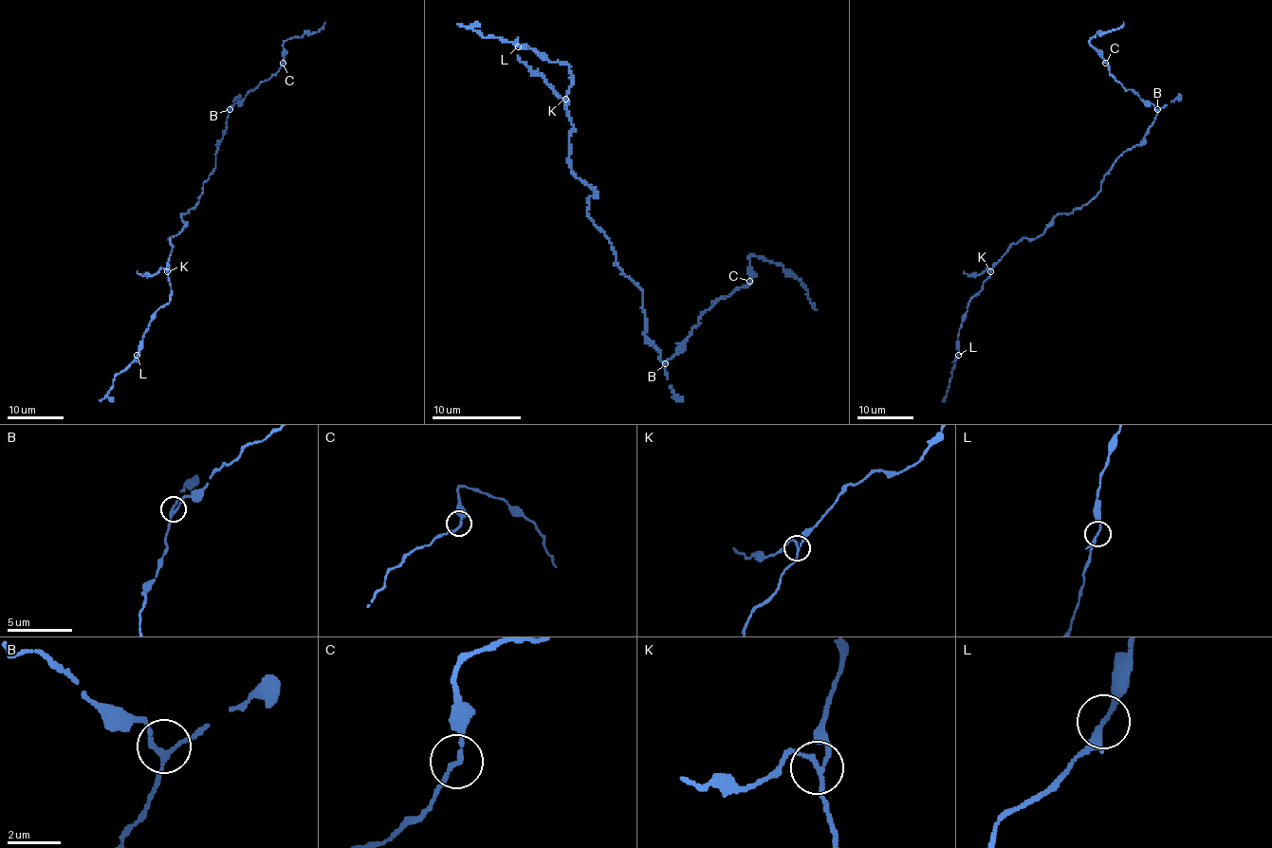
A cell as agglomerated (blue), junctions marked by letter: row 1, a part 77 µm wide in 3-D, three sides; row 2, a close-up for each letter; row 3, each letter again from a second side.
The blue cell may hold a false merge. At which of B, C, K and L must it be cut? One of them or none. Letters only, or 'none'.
K

